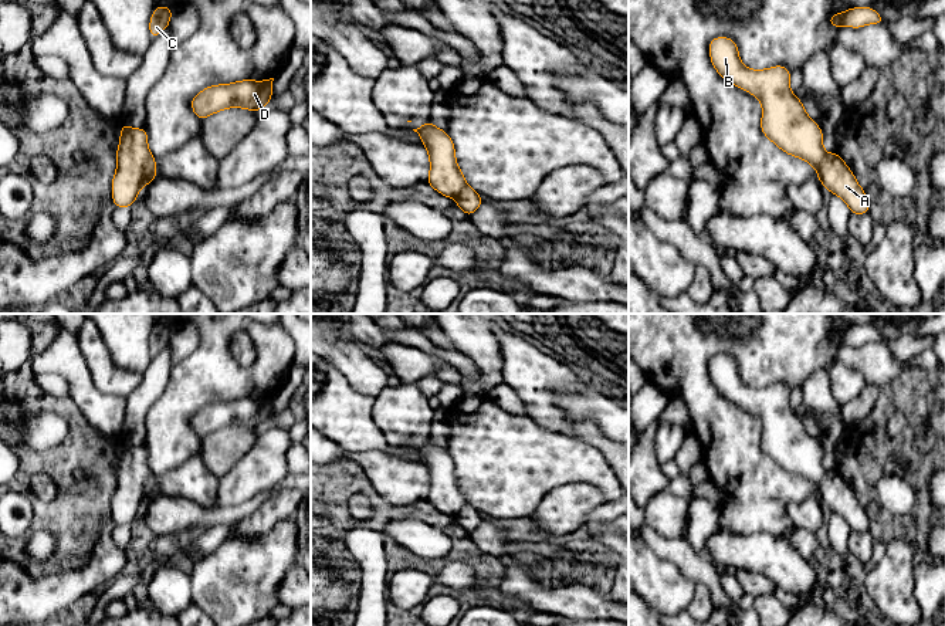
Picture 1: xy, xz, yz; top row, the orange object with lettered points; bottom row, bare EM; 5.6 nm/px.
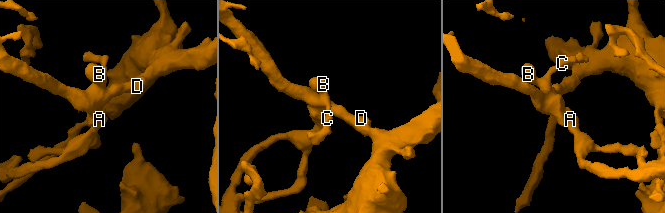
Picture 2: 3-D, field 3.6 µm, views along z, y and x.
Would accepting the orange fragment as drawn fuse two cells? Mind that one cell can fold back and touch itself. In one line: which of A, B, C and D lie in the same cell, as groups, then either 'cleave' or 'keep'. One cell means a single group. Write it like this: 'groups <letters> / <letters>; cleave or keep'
groups A / B C D; cleave

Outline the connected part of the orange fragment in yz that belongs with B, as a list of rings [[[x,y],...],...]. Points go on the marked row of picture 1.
[[[715,37],[708,53],[712,67],[732,85],[756,97],[762,105],[761,129],[779,149],[810,163],[820,176],[826,158],[823,132],[807,115],[802,101],[790,91],[790,70],[775,65],[766,70],[746,68],[736,43]]]

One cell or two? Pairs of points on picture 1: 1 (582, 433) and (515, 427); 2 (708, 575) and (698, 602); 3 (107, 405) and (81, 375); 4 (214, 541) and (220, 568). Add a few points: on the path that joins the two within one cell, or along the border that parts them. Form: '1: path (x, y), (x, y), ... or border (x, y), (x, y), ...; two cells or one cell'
1: border (527, 413), (539, 425), (576, 437), (581, 442); two cells
2: border (697, 581), (708, 588), (715, 608); two cells
3: path (98, 401), (81, 383); one cell
4: border (229, 537), (210, 552), (197, 557), (188, 565); two cells

